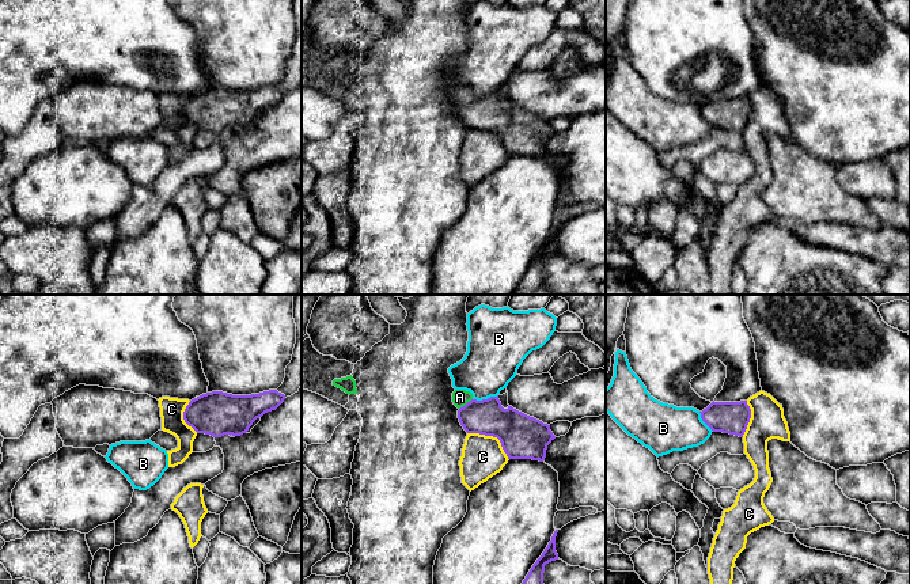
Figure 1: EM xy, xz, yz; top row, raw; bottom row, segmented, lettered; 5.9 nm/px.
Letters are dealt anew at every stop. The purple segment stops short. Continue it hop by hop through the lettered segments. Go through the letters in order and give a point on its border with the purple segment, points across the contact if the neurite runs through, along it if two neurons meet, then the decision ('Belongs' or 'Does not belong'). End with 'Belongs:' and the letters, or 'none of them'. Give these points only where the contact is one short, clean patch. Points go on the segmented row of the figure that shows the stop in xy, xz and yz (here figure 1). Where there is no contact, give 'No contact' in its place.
A: Touches purple at xz (466, 404). Path across: xz (488, 417), (480, 417), (466, 404), (459, 397). Belongs
B: Touches purple at xz (485, 399). Boundary: xz (497, 394), (489, 398), (473, 399). Does not belong
C: Touches purple at xz (493, 436). Boundary: xz (467, 432), (495, 436), (508, 459). Does not belong
Belongs: A

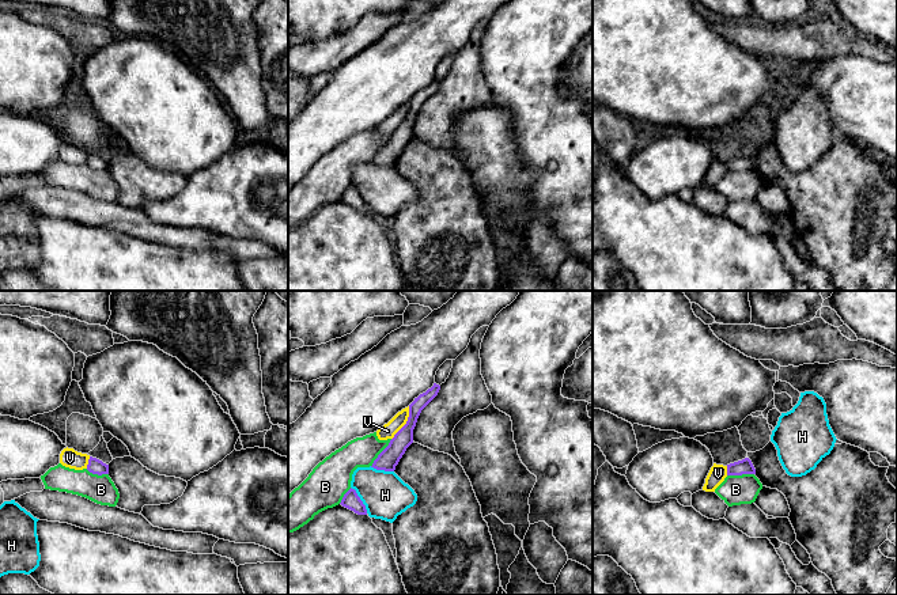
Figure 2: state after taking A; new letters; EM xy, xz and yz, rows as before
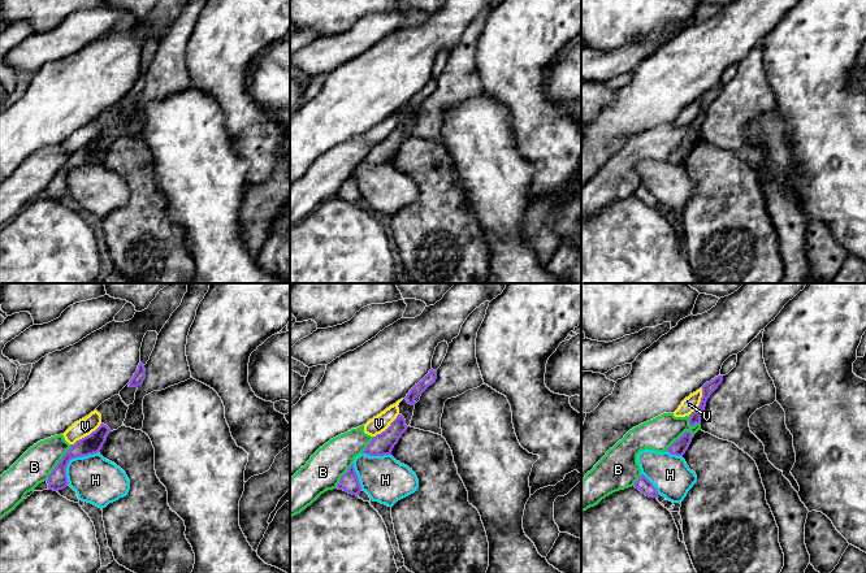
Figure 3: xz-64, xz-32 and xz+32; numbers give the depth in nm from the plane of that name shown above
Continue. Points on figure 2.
B: Touches purple at xz (381, 453). Does not belong
H: Touches purple at xz (360, 500). Does not belong
V: Touches purple at xz (407, 423). Does not belong
Belongs: none of them

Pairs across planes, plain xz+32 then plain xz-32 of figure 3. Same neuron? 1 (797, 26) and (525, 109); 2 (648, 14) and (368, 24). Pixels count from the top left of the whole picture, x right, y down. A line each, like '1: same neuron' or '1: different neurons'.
1: same neuron
2: different neurons

